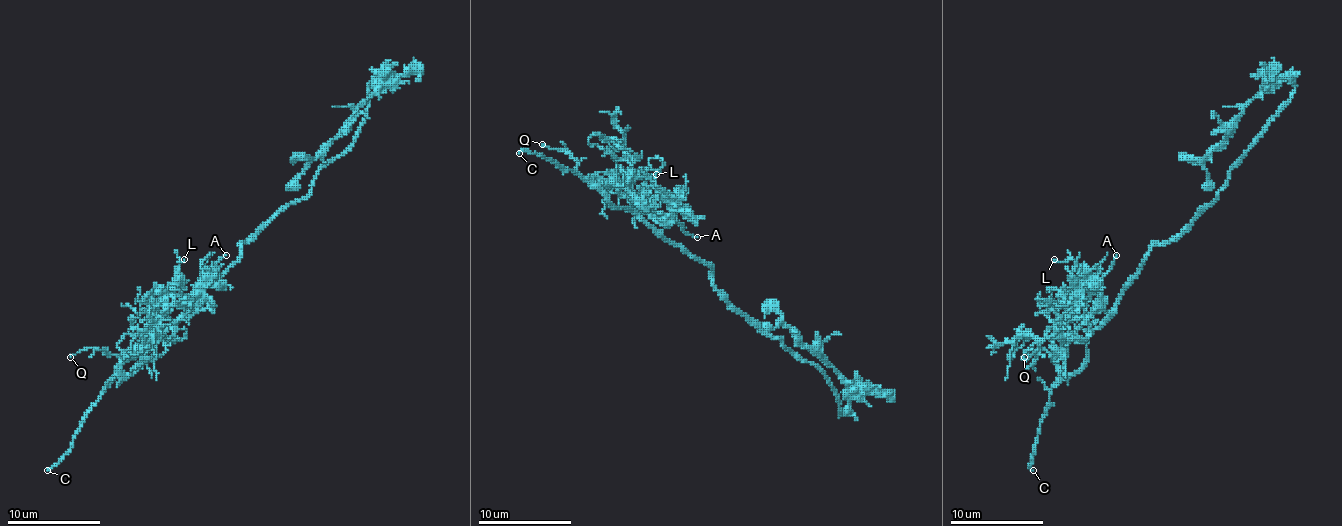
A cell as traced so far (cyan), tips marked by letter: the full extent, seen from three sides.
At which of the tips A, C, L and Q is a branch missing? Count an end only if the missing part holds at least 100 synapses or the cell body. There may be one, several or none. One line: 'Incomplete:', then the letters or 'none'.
Incomplete: C

